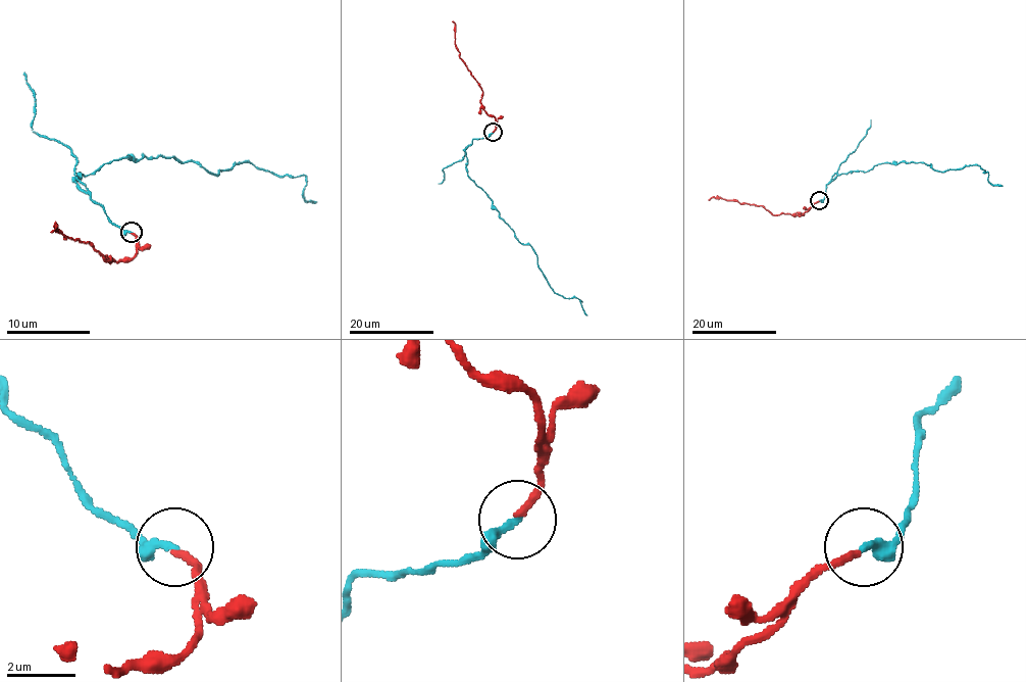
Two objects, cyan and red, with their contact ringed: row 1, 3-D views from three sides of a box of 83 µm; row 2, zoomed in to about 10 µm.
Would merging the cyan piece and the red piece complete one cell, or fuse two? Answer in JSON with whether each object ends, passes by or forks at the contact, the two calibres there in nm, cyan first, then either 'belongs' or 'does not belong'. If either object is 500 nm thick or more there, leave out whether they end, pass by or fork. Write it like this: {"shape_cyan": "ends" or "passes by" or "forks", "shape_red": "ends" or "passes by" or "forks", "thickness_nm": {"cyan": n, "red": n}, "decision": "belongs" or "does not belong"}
{"shape_cyan": "ends", "shape_red": "ends", "thickness_nm": {"cyan": 260, "red": 200}, "decision": "belongs"}

